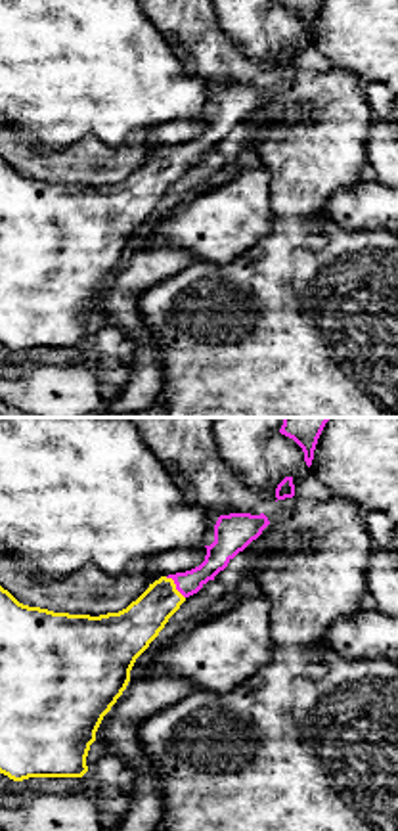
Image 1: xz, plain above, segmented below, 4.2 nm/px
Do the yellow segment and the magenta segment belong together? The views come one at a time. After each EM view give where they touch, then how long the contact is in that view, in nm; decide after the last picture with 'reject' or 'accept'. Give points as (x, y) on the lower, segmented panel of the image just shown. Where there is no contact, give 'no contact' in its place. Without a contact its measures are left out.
contact (175, 586); length 130 nm

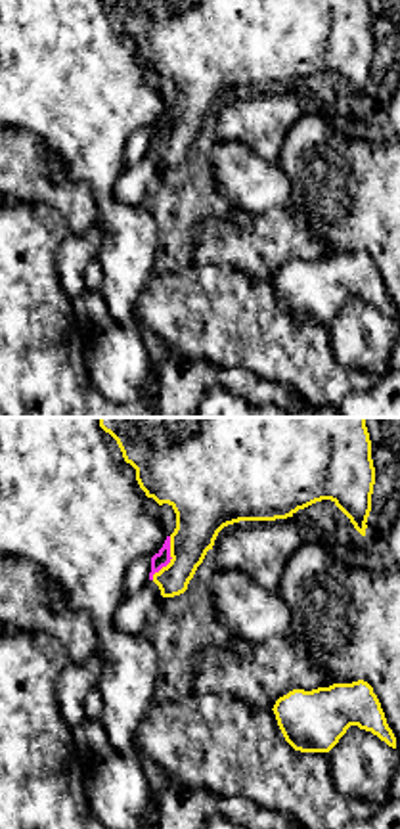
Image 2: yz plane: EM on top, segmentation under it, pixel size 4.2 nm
contact (171, 560); length 200 nm

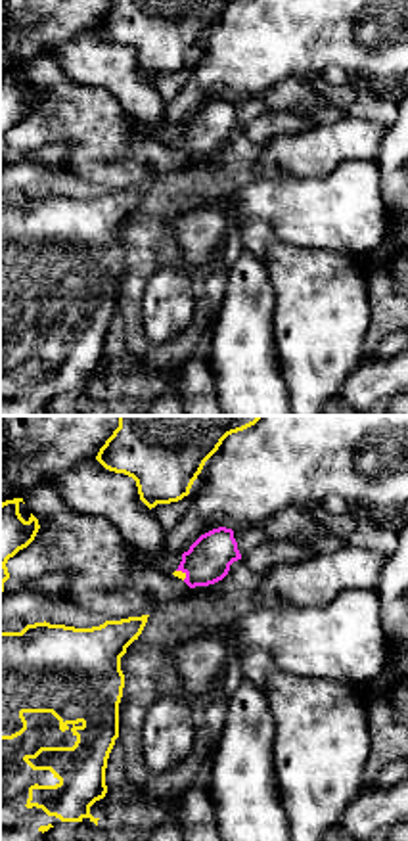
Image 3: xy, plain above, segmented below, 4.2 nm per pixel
contact (182, 573); length 60 nm

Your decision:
accept

